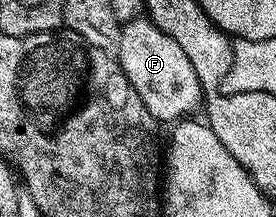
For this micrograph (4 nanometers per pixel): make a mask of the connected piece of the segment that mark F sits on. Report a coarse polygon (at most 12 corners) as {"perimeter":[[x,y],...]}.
{"perimeter":[[150,18],[120,27],[117,59],[156,120],[201,92],[185,51]]}

